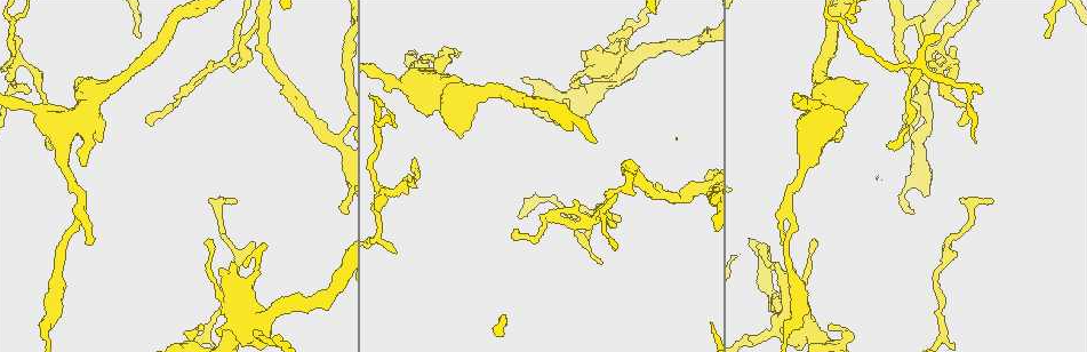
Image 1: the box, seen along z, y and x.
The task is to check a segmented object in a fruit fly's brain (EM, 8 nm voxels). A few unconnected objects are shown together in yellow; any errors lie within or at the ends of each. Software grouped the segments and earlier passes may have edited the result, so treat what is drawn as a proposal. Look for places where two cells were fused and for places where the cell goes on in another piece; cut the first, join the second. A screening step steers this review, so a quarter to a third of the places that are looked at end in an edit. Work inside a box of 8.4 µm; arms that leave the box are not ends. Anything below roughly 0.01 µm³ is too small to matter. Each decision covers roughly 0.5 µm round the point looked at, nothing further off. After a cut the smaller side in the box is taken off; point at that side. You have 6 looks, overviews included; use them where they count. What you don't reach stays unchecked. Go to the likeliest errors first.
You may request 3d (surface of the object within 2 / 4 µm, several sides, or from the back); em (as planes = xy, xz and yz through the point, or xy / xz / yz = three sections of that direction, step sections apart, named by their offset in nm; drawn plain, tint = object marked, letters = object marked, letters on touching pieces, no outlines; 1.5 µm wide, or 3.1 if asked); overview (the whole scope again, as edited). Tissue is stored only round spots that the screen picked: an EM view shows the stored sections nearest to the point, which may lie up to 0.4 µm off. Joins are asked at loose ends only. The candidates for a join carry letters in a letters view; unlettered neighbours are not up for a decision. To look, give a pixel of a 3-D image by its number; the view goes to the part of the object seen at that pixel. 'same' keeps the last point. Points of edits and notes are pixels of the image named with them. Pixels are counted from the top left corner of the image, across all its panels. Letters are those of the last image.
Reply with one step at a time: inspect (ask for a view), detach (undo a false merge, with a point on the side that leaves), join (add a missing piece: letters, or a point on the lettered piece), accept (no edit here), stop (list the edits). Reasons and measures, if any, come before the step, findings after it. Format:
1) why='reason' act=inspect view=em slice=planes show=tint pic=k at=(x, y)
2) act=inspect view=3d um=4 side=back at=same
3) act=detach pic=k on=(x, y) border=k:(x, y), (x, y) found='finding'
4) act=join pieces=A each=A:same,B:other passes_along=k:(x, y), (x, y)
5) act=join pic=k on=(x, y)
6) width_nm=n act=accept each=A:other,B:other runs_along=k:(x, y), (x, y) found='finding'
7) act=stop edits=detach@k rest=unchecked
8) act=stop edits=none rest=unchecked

why='thin end' act=inspect view=em slice=planes show=tint pic=1 at=(397, 253)

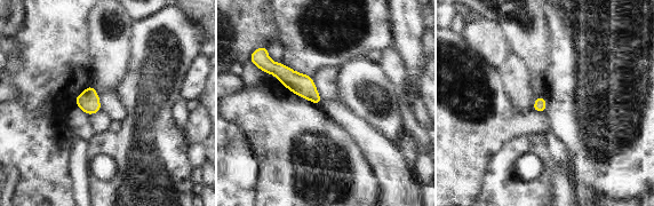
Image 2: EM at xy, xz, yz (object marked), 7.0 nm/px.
act=inspect view=em slice=planes show=letters at=same

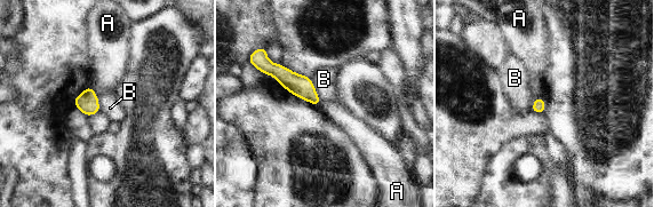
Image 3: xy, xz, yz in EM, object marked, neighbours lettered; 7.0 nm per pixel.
longest_contact=B:180nm act=accept each=A:other,B:other runs_along=3:(270, 65), (298, 85), (317, 103) found='no lettered piece goes on from it'

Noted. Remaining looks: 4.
why='a fork' act=inspect view=3d um=2 pic=1 at=(221, 63)

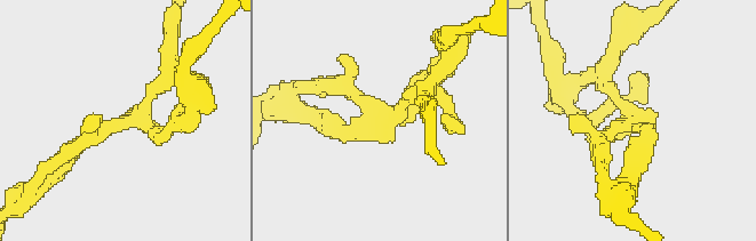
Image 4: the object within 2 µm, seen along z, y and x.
act=inspect view=em slice=planes show=letters pic=4 at=(381, 114)

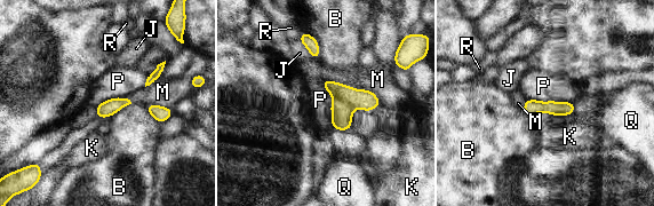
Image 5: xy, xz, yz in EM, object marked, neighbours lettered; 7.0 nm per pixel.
act=detach pic=5 on=(342, 112) each=B:other,J:other,K:other,M:other,P:other,Q:other,R:other found='two cells meet here'

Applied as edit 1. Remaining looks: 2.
why='sudden change in width' act=inspect view=3d um=4 pic=1 at=(218, 287)

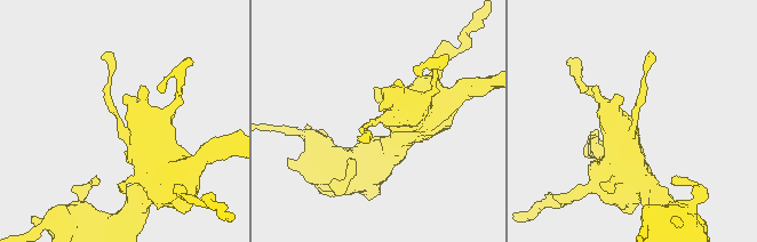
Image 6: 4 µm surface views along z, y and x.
why='need the tissue' act=inspect view=em slice=yz step=8 show=letters pic=6 at=(376, 121)

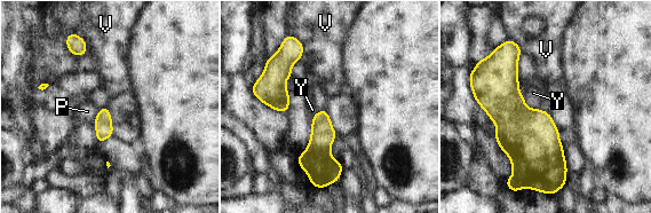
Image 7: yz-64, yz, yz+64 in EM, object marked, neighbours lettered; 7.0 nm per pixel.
longest_contact=Y:170nm act=accept each=P:other,V:other,Y:other border=7:(100, 109), (93, 124) found='continuous, no second cell'

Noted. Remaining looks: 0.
act=stop edits=detach@5 rest=unchecked

